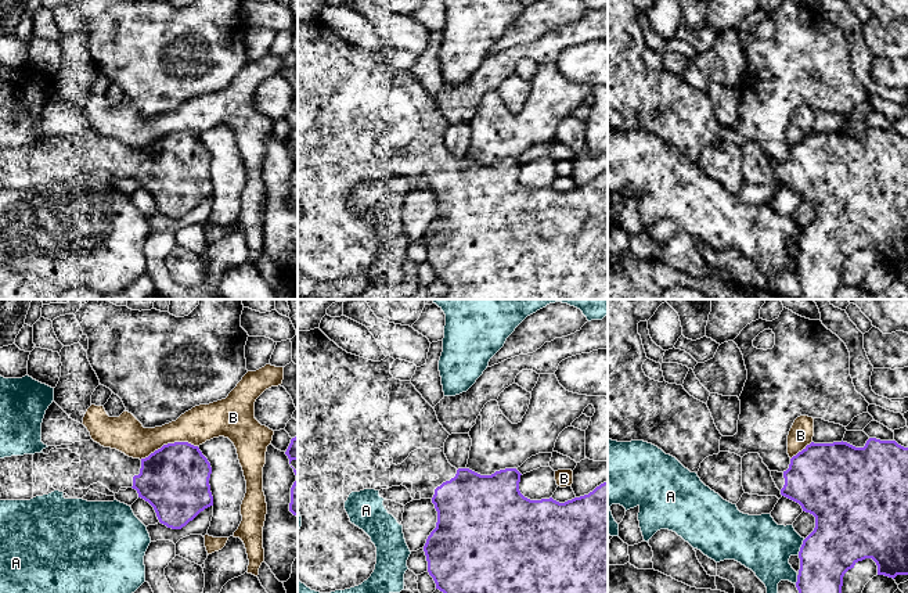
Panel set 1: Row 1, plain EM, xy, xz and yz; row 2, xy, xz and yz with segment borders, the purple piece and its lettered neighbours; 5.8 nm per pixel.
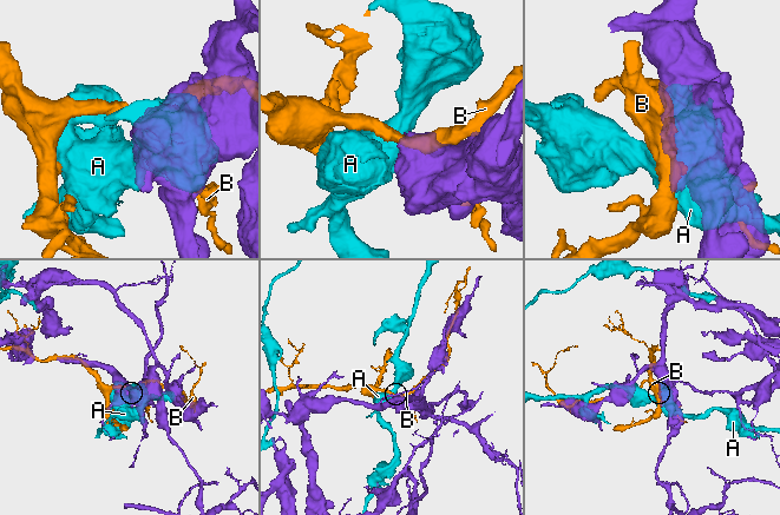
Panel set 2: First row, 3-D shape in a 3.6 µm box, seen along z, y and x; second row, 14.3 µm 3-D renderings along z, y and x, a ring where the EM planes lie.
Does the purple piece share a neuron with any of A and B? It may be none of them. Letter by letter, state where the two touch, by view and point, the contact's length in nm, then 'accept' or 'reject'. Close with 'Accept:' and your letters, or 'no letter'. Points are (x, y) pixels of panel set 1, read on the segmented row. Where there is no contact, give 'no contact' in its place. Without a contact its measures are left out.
A: contact yz (800, 547); length 100 nm; reject
B: contact xy (168, 444); length 340 nm; reject
Accept: no letter

